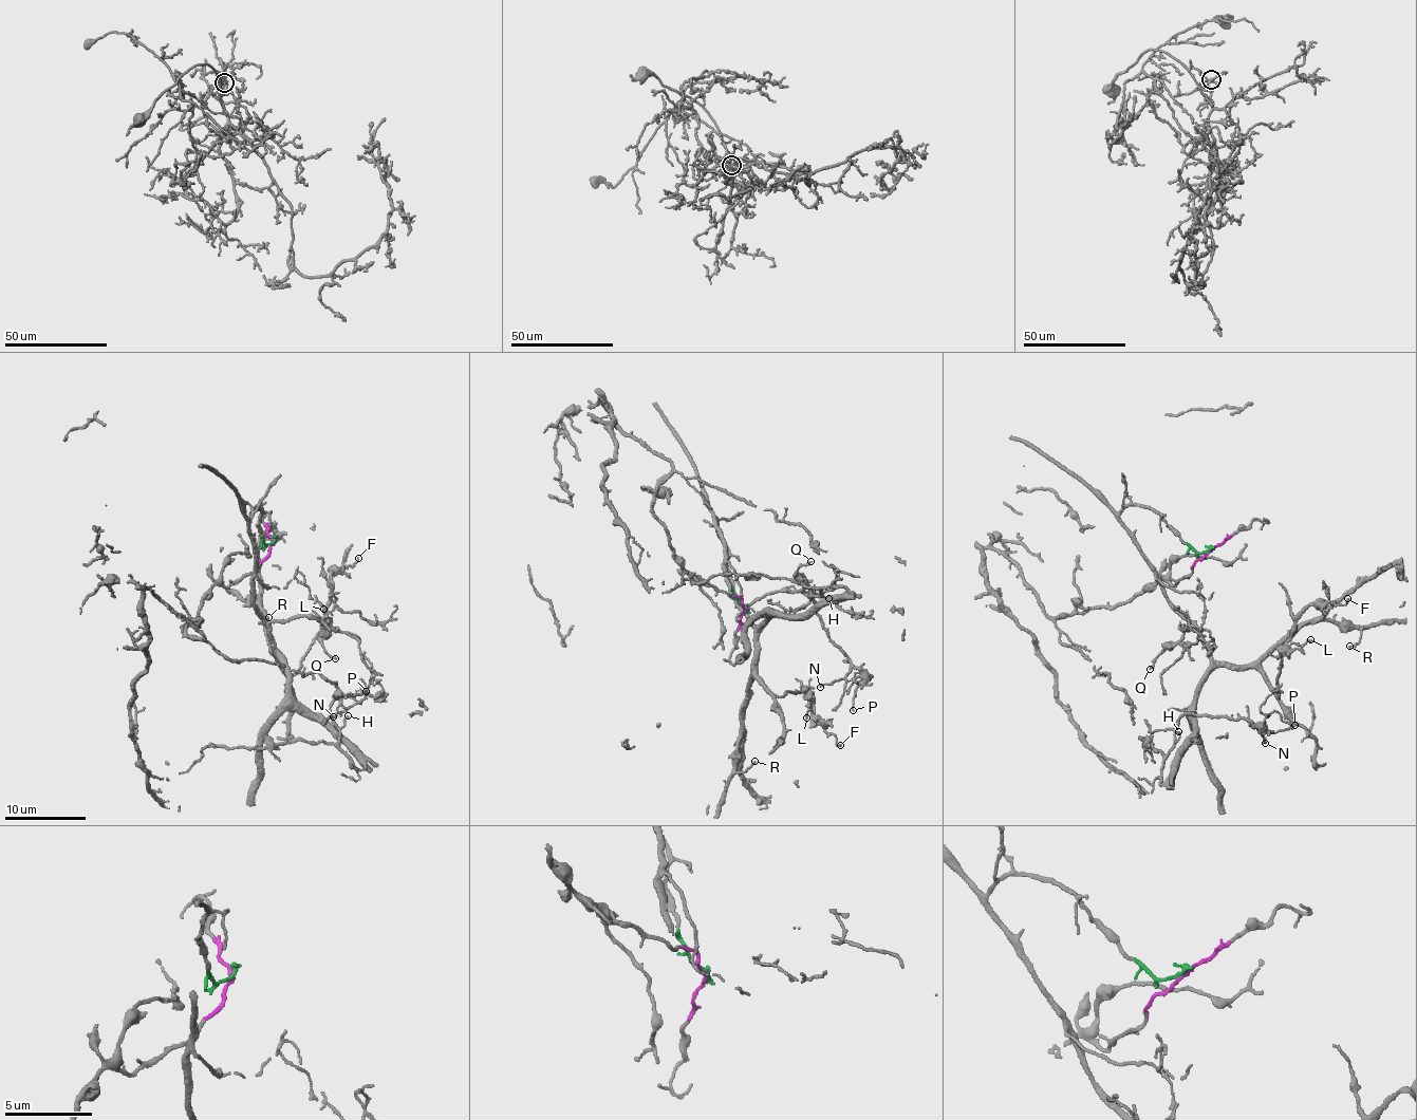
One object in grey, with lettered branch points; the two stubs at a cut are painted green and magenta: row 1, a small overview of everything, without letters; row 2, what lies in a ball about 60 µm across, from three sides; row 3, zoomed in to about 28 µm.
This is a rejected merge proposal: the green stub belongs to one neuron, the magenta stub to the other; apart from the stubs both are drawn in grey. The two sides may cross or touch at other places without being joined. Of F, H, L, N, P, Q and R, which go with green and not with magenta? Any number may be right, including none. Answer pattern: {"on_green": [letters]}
{"on_green": ["F", "H", "L", "N", "P", "Q", "R"]}

